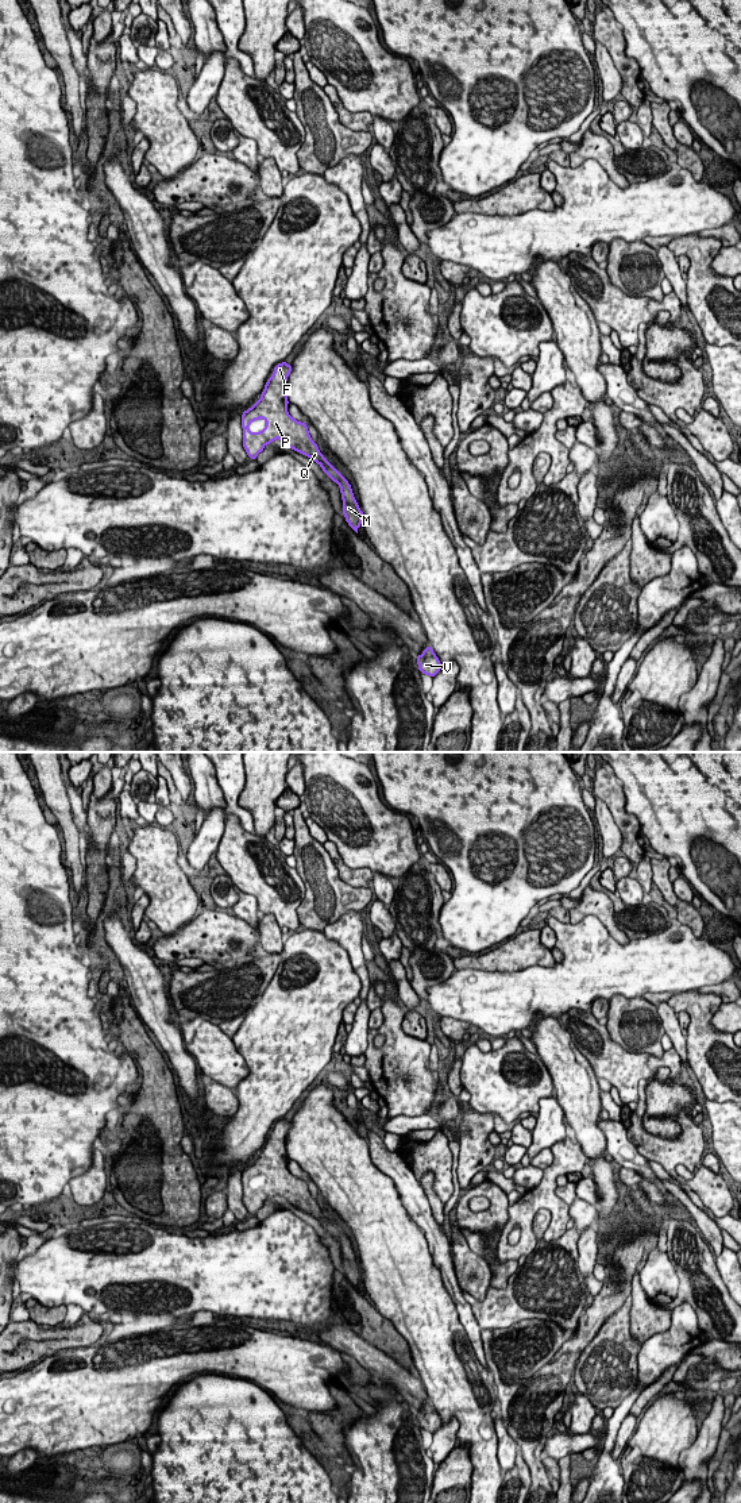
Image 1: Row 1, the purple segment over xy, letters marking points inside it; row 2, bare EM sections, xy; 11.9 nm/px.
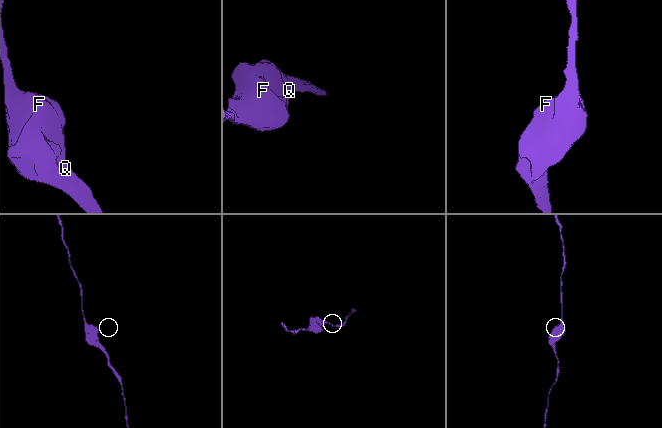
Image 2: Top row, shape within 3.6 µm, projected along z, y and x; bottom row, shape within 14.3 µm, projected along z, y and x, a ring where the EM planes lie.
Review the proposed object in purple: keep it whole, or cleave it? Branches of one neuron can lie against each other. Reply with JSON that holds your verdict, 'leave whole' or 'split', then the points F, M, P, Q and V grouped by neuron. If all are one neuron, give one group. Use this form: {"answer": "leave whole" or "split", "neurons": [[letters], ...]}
{"answer": "leave whole", "neurons": [["F", "M", "P", "Q", "V"]]}

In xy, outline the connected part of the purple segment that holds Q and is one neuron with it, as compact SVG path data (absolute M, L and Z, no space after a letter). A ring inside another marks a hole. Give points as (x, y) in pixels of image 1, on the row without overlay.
M286 1118L278 1119L274 1129L265 1141L260 1155L242 1171L243 1203L247 1211L255 1217L266 1201L273 1196L283 1196L292 1206L313 1215L323 1228L340 1242L343 1256L343 1271L348 1282L358 1290L362 1282L363 1268L360 1267L348 1237L325 1217L324 1211L312 1198L305 1179L294 1176L287 1169L286 1136L292 1122ZM263 1175L266 1183L260 1188L252 1190L248 1186L251 1178Z

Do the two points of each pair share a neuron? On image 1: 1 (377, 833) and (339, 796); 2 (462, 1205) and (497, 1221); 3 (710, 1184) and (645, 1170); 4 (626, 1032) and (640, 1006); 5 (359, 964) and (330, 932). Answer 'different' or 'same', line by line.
1: same
2: same
3: different
4: same
5: same

